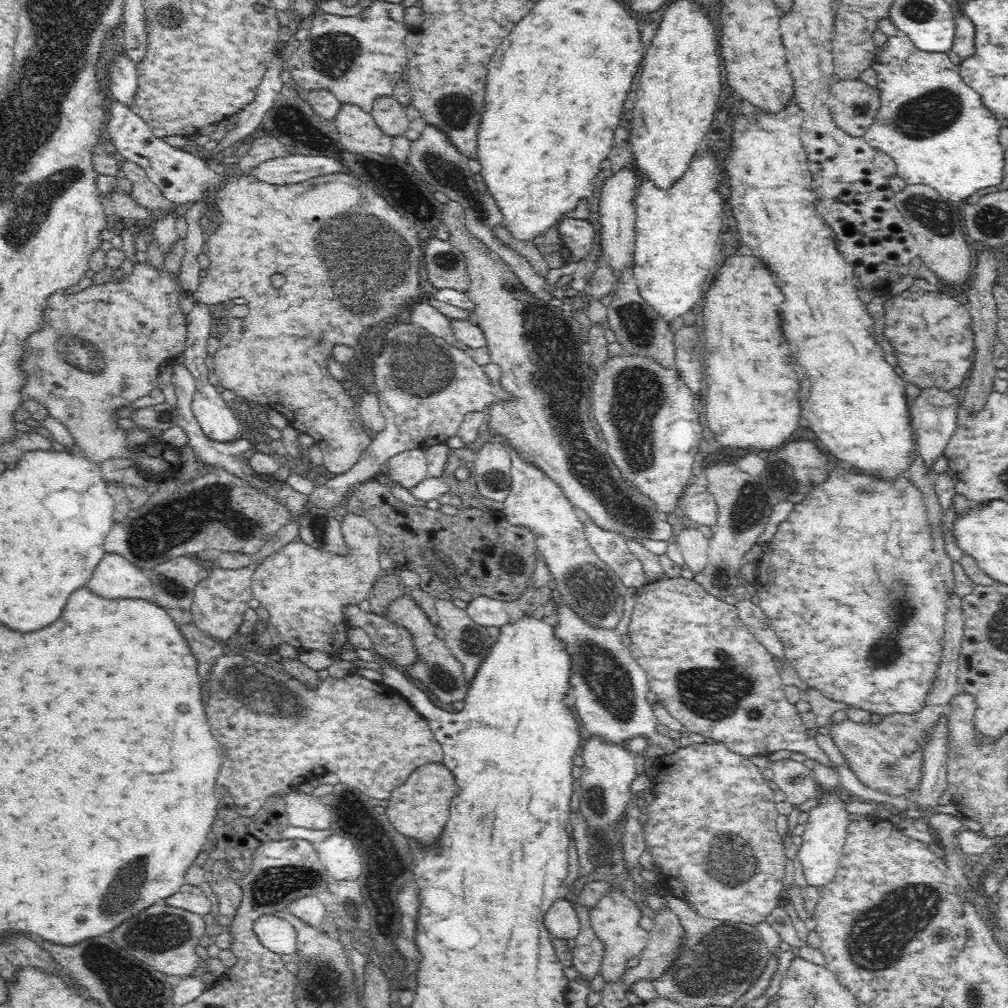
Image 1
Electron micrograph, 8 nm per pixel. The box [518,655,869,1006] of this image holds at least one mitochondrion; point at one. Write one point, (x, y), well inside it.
(709, 973)

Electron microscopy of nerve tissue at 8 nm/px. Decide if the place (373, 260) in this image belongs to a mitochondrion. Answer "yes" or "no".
yes

